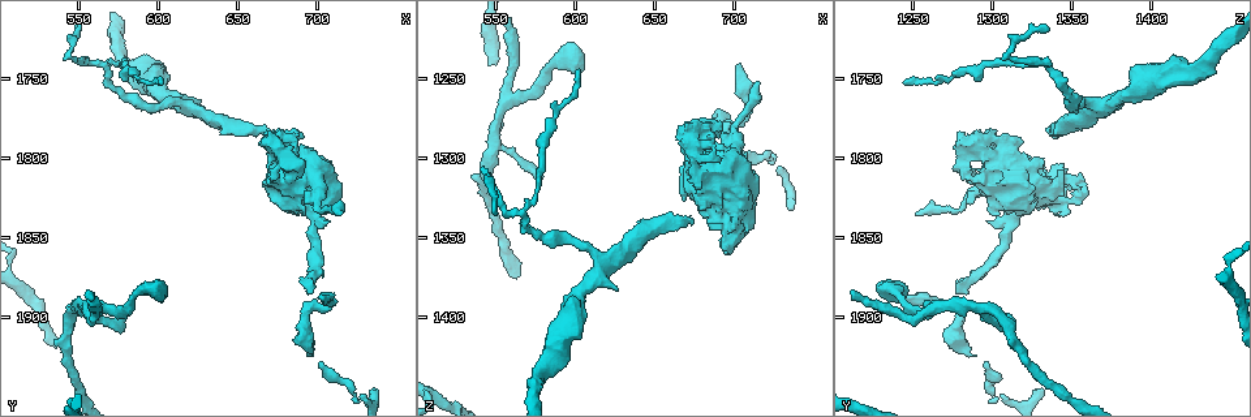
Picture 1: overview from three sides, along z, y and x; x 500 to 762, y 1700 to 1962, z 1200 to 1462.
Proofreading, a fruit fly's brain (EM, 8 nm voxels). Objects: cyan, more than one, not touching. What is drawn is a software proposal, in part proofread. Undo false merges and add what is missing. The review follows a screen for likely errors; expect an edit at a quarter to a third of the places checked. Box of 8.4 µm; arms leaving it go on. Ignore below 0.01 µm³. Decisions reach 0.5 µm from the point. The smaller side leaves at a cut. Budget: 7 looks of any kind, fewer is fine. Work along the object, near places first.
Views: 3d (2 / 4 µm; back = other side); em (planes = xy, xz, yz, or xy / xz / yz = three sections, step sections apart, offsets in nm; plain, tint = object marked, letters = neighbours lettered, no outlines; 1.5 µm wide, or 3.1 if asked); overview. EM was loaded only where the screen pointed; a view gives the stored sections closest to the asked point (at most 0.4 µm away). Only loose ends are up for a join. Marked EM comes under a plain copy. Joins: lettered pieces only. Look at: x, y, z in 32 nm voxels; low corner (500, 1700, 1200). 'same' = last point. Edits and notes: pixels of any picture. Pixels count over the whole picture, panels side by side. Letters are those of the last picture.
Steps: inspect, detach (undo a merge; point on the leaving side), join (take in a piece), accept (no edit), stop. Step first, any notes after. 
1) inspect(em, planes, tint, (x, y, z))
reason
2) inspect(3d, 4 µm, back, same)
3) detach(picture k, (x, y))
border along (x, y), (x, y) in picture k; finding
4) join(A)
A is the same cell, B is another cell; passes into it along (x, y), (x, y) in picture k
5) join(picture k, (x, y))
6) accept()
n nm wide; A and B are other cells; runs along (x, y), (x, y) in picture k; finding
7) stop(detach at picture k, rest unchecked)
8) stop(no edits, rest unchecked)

inspect(3d, 4 µm, back, (578, 1902, 1312))
thin end

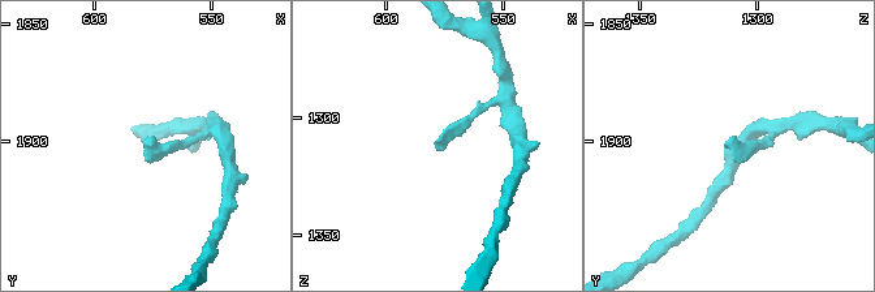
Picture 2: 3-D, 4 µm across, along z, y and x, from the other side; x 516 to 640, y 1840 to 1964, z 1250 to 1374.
inspect(em, planes, letters, (579, 1901, 1313))

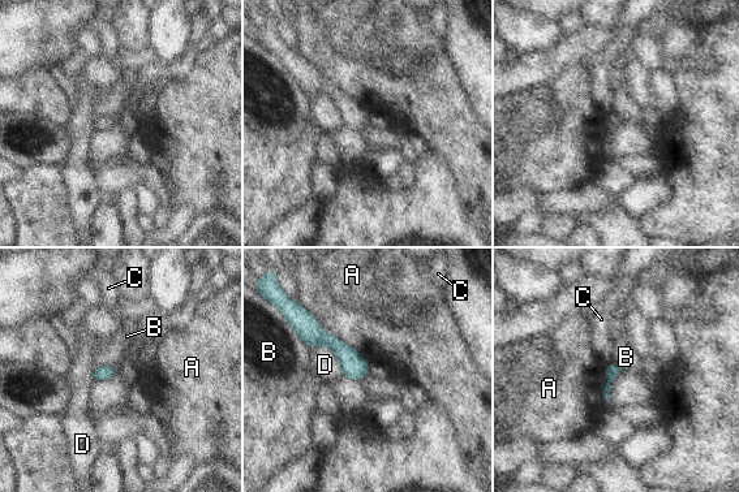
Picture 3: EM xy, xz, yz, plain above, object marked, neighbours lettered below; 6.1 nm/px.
accept()
A, B, C and D are other cells; runs along (301, 335), (327, 339), (364, 370) in picture 3; none of them fits

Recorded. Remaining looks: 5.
inspect(3d, 4 µm, (670, 1786, 1296))
free end

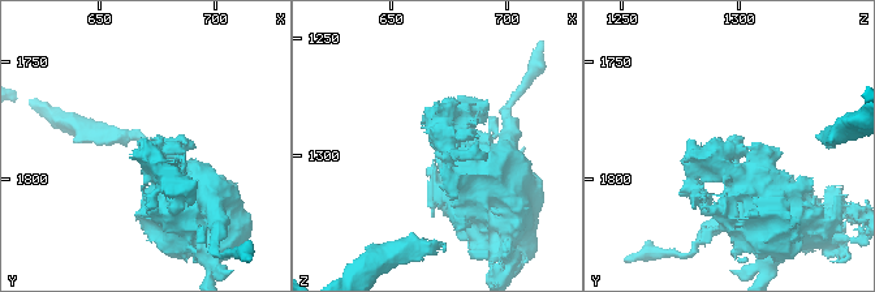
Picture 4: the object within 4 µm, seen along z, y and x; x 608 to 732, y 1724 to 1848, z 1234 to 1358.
inspect(em, yz, step 4, letters, (670, 1785, 1296))

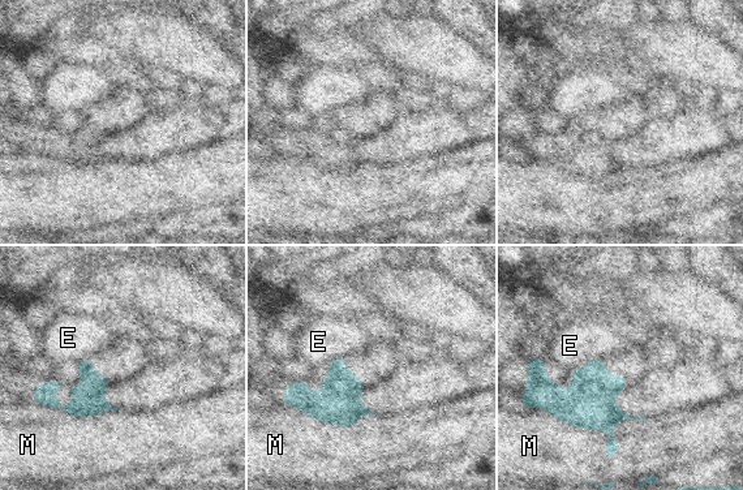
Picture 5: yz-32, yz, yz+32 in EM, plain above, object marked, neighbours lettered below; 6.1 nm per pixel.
inspect(em, planes, letters, same)
another direction

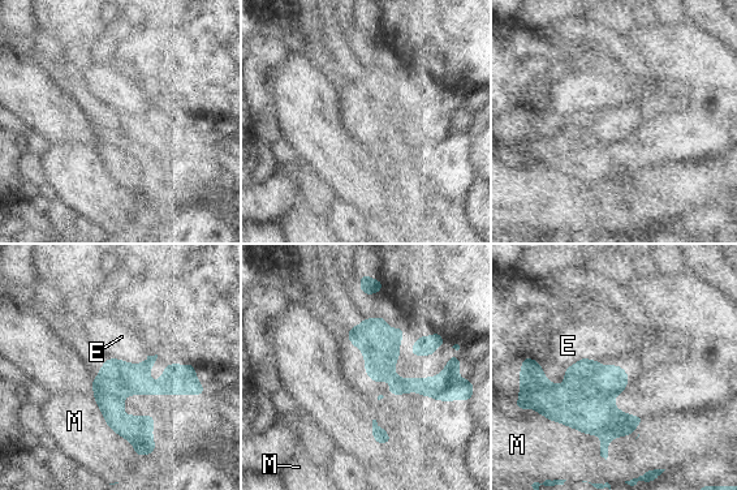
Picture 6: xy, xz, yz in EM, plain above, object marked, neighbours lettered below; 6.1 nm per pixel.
accept()
220 nm wide; E and M are other cells; border along (585, 356), (578, 360) in picture 6; none of them fits

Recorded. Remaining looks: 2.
inspect(em, planes, letters, (552, 1720, 1338))
tapers out

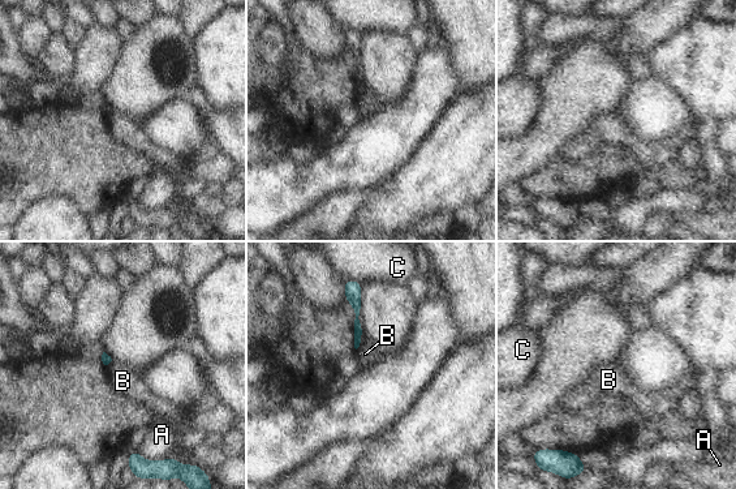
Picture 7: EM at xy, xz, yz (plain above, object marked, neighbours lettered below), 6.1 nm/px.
accept()
A, B and C are other cells; runs along (357, 290), (357, 339) in picture 7; no lettered piece goes on from it

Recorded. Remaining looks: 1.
stop(no edits, rest unchecked)

